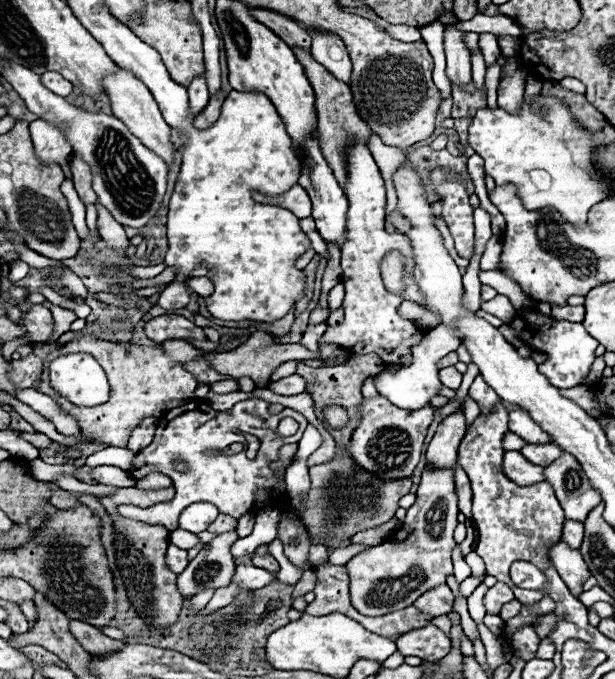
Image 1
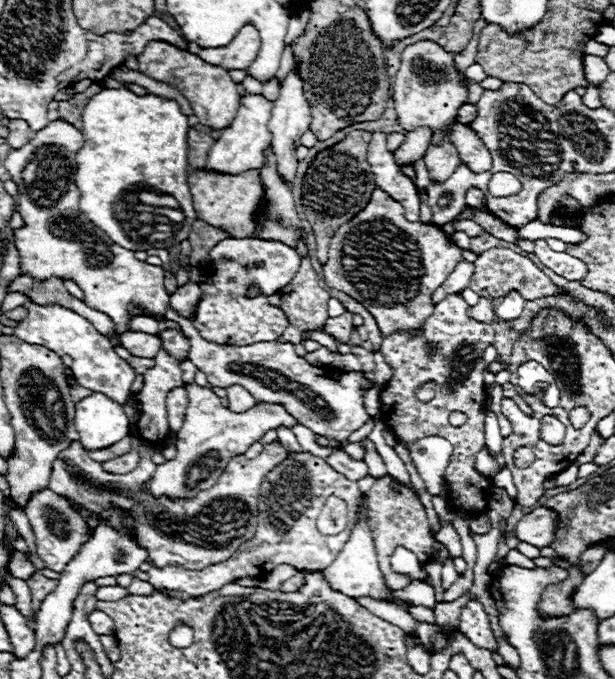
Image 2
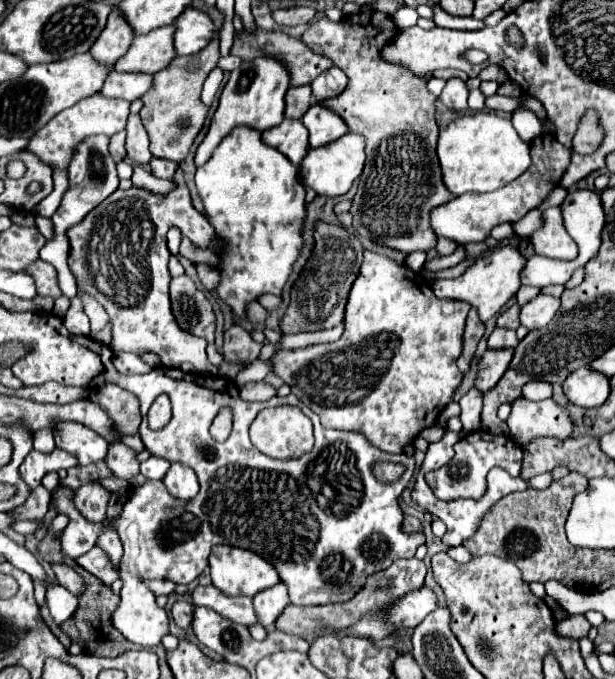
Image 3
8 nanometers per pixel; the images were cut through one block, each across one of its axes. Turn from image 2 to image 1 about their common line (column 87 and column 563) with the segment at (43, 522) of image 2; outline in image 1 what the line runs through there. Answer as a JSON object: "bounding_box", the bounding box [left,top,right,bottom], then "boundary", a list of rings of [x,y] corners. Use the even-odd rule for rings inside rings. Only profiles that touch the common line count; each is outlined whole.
{"bounding_box":[562,520,584,548],"boundary":[[[564,520],[562,526],[562,540],[570,546],[570,548],[580,548],[584,538],[584,524],[576,522],[576,520]]]}

